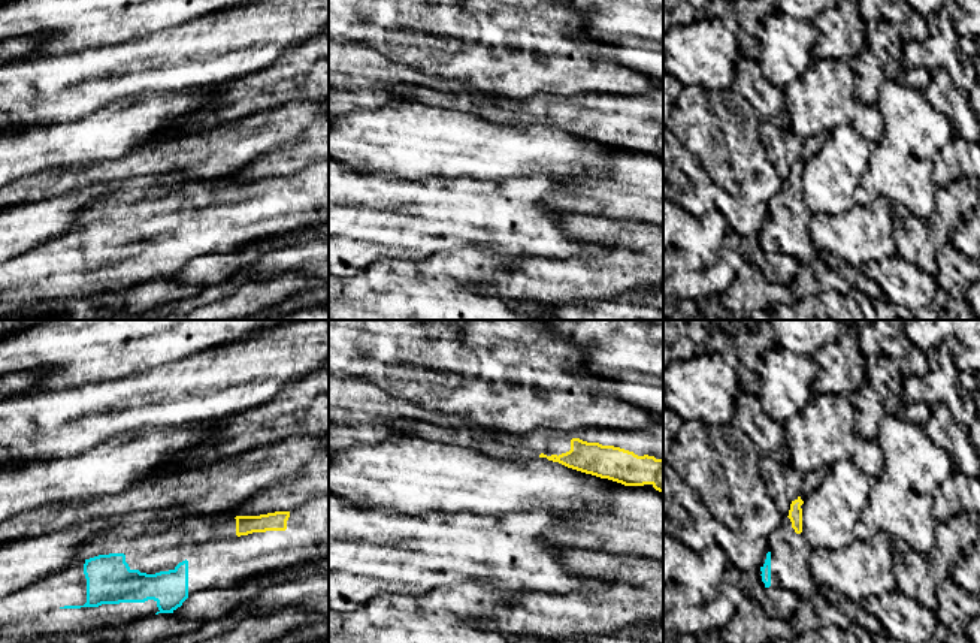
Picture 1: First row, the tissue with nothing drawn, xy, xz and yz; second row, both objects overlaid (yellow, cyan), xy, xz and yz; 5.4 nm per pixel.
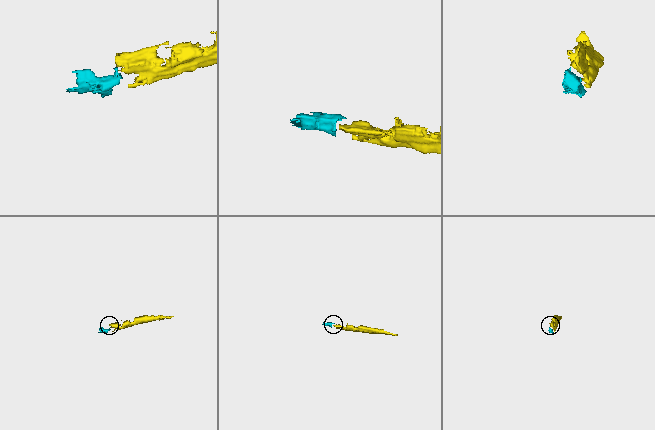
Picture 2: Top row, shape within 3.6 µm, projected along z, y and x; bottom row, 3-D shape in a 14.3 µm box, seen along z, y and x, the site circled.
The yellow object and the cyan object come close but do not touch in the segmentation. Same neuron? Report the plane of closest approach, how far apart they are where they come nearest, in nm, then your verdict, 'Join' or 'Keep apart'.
Closest in yz. Distance 180 nm. Join

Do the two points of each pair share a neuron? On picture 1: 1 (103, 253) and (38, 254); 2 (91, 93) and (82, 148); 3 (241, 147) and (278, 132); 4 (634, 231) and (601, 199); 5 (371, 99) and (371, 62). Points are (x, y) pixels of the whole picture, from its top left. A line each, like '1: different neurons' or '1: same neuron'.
1: same neuron
2: different neurons
3: same neuron
4: different neurons
5: same neuron

